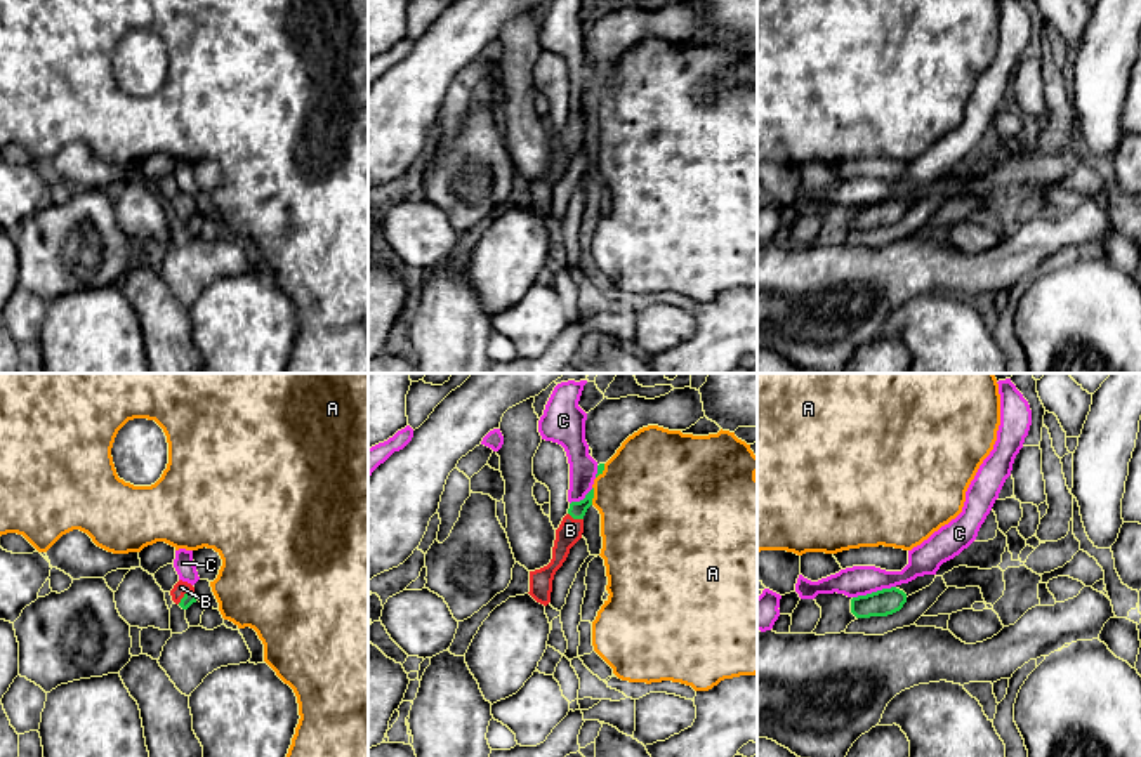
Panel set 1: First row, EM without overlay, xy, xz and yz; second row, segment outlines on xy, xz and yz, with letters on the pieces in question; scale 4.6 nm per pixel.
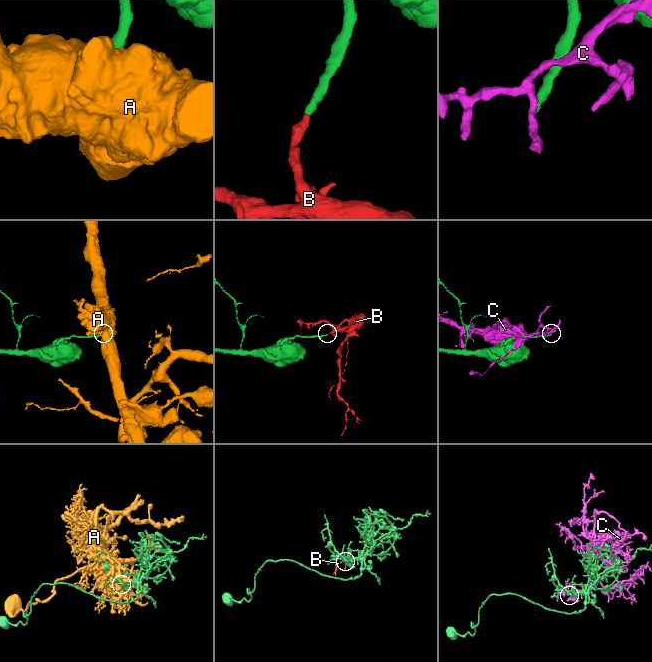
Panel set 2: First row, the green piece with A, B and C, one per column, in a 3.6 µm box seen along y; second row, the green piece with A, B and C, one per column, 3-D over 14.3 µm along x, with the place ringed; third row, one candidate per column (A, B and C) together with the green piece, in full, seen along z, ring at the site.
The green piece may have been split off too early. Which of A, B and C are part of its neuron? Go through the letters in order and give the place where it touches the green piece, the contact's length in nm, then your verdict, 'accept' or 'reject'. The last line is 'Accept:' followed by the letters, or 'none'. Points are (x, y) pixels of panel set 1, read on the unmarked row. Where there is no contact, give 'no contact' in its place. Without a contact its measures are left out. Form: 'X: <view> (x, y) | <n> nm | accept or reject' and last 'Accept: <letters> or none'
A: xz (593, 106) | 90 nm | reject
B: xy (184, 205) | 100 nm | accept
C: yz (874, 204) | 200 nm | reject
Accept: B

